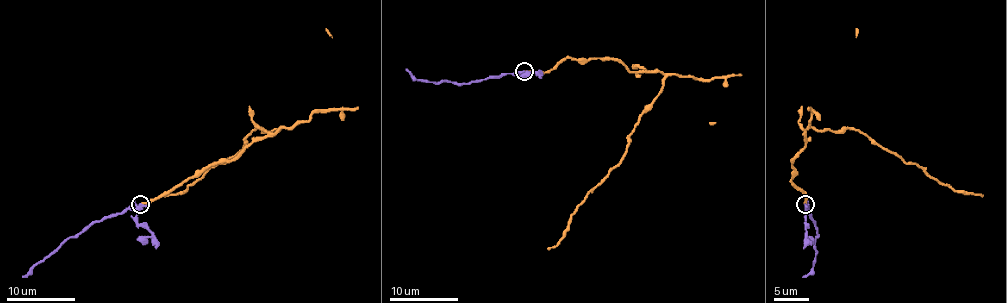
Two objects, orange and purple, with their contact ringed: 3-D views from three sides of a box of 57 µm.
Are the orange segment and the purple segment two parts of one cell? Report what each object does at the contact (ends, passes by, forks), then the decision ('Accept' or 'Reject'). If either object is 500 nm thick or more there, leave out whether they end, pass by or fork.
At the ring orange ends. At the ring purple forks. Reject

